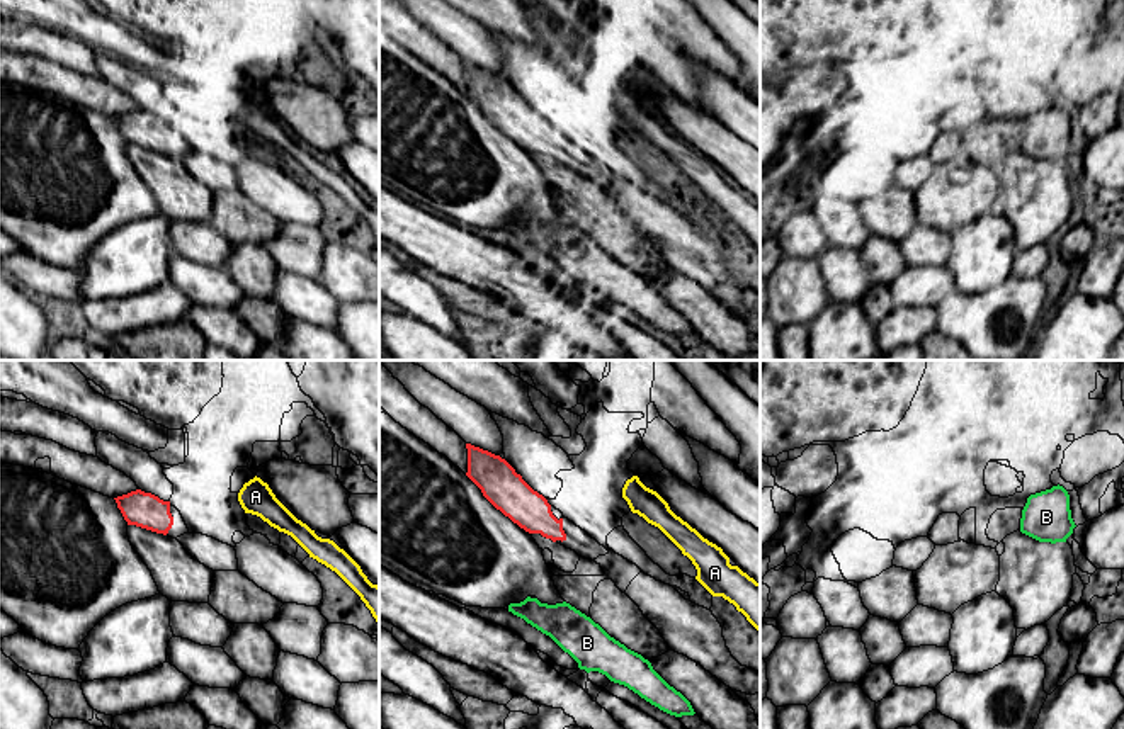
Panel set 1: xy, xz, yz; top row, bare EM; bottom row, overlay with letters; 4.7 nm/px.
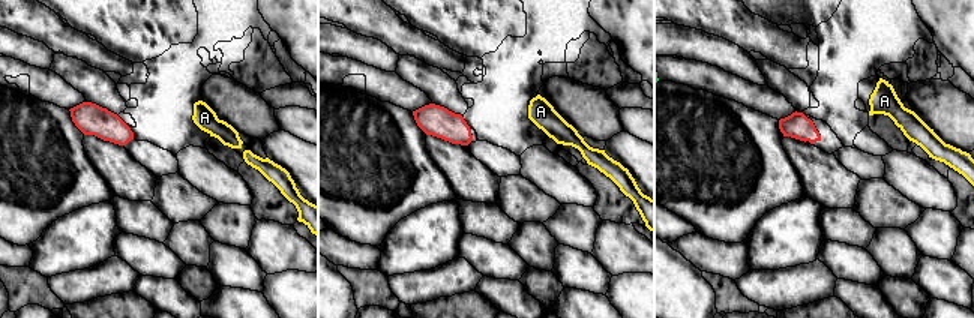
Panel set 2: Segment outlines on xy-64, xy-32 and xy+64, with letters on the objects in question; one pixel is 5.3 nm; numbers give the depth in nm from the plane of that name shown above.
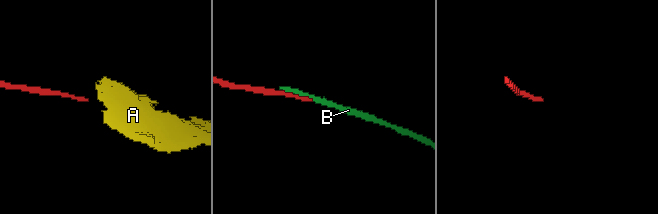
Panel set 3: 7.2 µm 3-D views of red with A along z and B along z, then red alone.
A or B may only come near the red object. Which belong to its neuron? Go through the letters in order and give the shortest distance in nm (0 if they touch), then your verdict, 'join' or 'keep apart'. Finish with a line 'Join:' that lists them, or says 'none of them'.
A: 300 nm | keep apart
B: 280 nm | keep apart
Join: none of them

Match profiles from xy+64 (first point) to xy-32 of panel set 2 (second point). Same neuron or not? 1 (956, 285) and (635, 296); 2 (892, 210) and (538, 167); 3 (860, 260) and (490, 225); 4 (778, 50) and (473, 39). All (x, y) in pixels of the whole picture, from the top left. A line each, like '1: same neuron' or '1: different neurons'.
1: different neurons
2: different neurons
3: different neurons
4: different neurons

